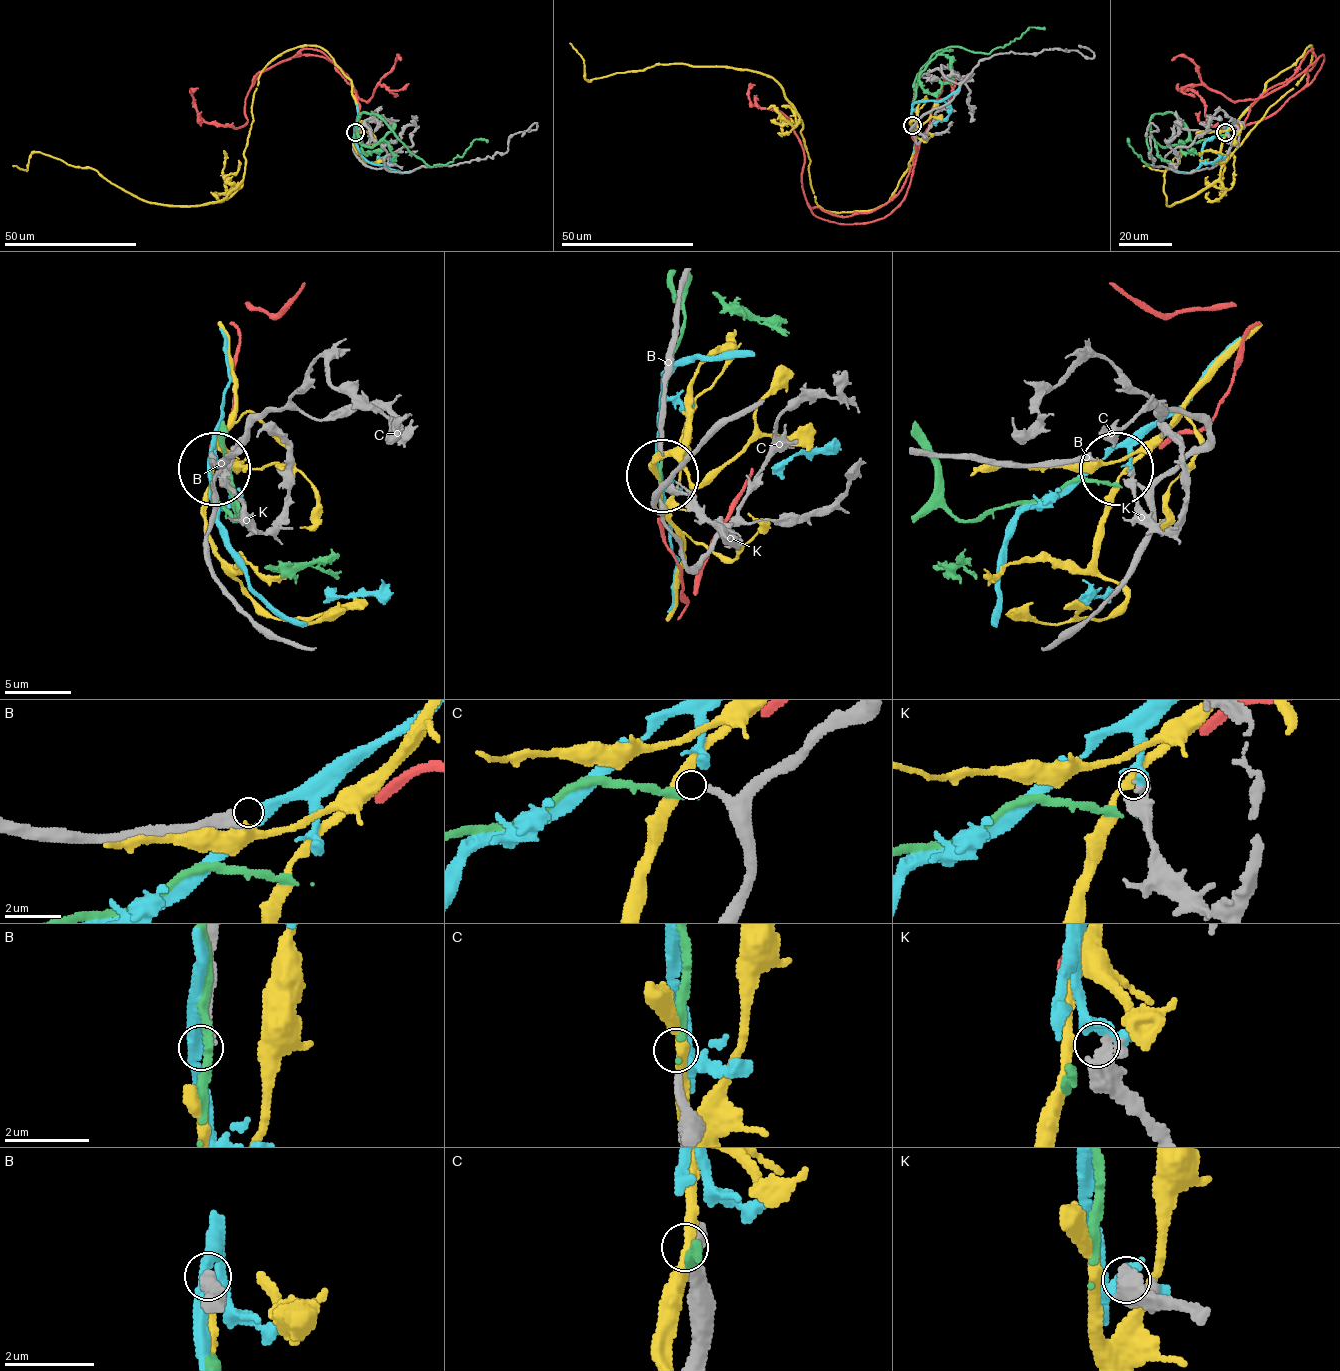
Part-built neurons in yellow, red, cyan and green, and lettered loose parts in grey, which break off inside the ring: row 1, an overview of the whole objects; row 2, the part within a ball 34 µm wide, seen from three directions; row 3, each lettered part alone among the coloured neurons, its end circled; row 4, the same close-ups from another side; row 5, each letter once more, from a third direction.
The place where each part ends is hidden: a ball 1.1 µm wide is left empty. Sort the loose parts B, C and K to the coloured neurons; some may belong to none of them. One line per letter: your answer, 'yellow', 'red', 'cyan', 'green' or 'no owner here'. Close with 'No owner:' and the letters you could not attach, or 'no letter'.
B: no owner here
C: no owner here
K: cyan
No owner: B, C

